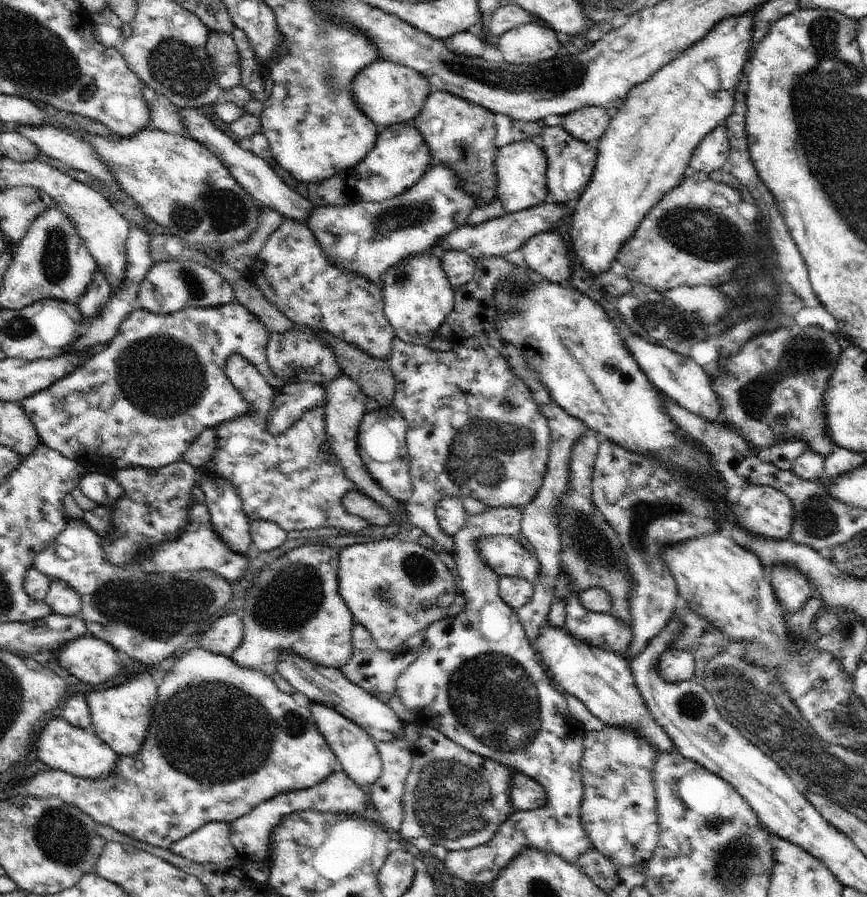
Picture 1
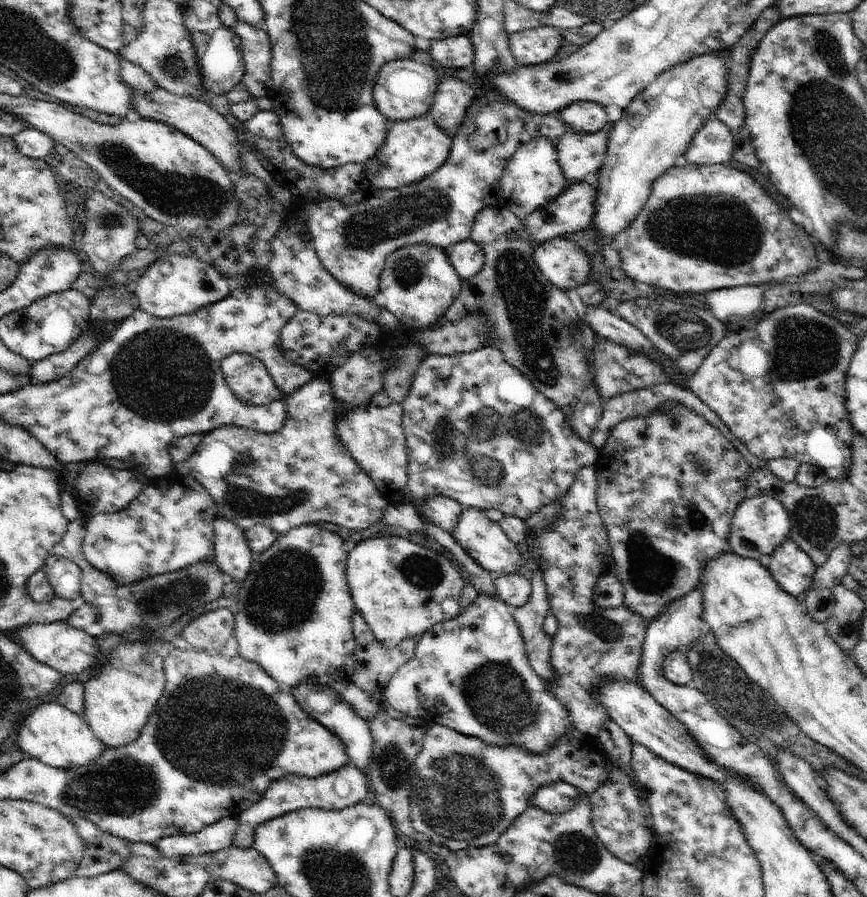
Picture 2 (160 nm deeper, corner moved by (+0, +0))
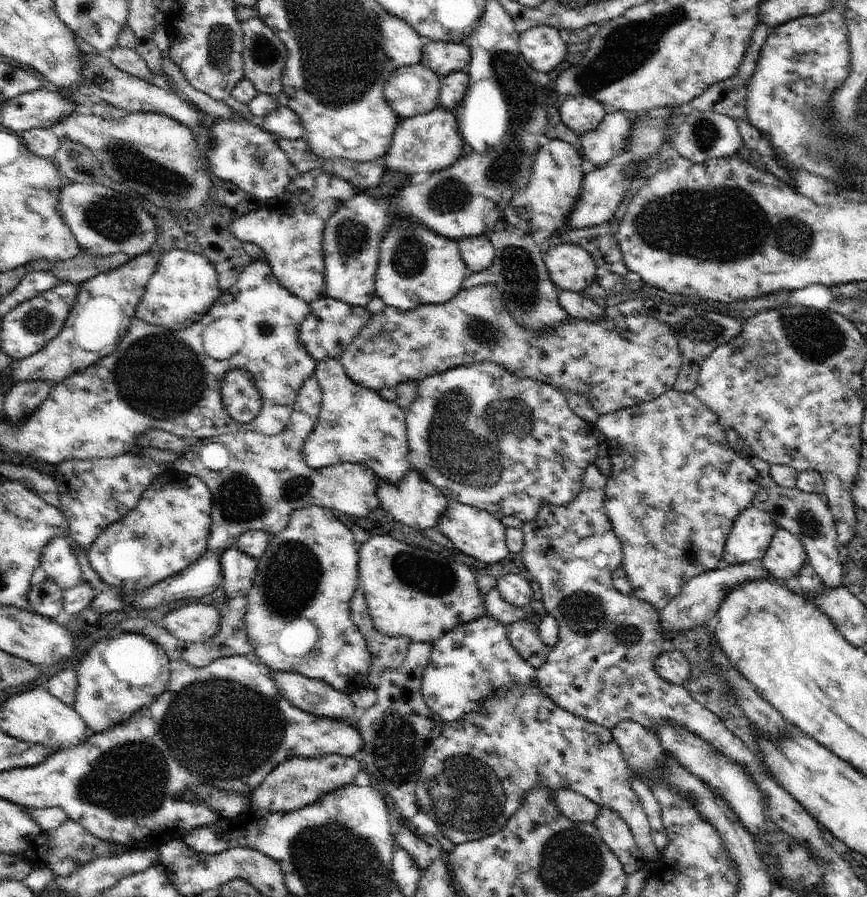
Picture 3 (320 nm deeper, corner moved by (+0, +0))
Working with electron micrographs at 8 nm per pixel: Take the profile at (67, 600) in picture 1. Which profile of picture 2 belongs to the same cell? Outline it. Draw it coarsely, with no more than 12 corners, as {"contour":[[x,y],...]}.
{"contour":[[50,555],[42,569],[56,597],[81,594],[81,568]]}

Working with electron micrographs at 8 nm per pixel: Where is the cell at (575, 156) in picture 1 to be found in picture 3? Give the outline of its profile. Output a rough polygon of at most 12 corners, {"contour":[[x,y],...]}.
{"contour":[[608,113],[581,135],[583,160],[596,167],[625,157],[633,116]]}

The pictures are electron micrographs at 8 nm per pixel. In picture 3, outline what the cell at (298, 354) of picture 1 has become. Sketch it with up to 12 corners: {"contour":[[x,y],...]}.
{"contour":[[326,296],[299,337],[317,361],[339,358],[372,316]]}

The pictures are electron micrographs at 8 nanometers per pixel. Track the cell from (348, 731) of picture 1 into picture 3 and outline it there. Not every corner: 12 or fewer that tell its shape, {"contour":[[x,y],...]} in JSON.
{"contour":[[271,669],[295,707],[357,727],[347,694],[297,672]]}

